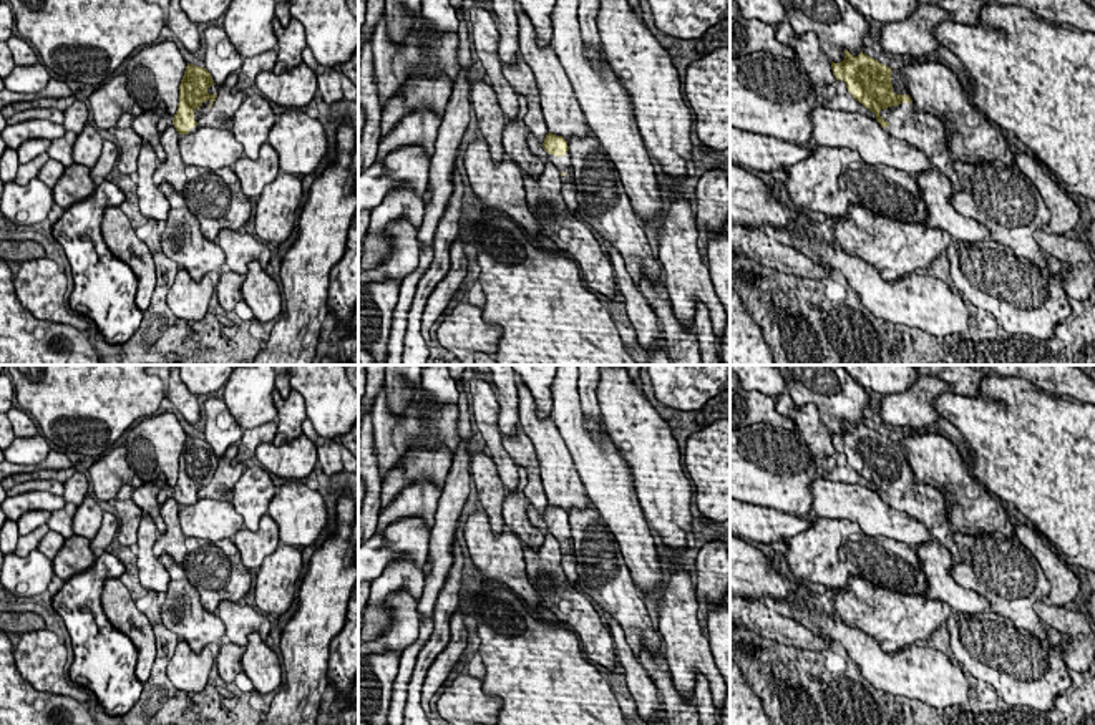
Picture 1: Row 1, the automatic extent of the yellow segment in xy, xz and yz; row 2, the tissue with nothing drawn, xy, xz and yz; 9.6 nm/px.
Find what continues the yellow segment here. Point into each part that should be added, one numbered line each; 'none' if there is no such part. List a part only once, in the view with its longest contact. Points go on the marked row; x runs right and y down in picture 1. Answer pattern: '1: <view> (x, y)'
1: yz (924, 131)

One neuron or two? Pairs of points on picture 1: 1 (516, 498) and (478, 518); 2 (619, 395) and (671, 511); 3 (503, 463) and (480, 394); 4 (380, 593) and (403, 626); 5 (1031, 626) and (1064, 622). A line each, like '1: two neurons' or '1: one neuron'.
1: two neurons
2: one neuron
3: one neuron
4: two neurons
5: two neurons

